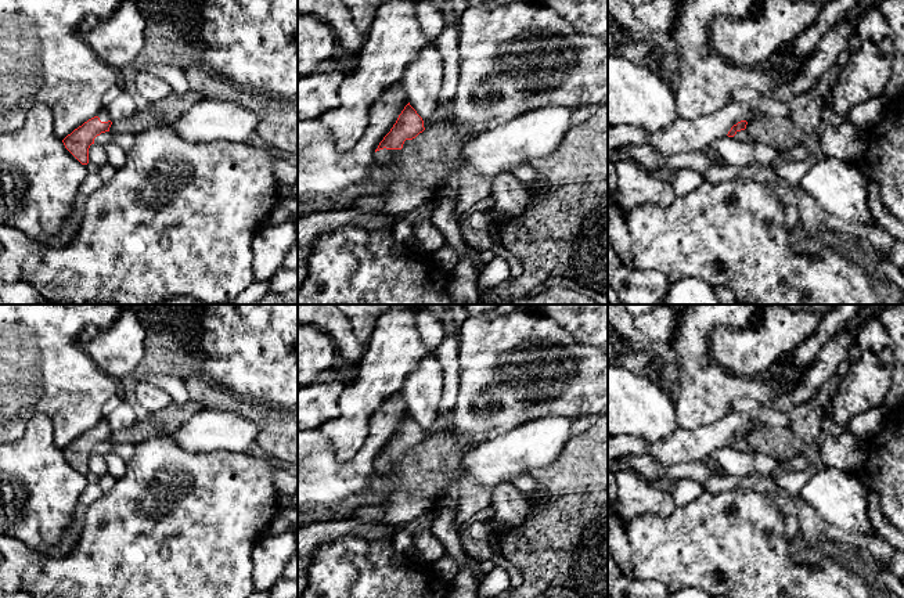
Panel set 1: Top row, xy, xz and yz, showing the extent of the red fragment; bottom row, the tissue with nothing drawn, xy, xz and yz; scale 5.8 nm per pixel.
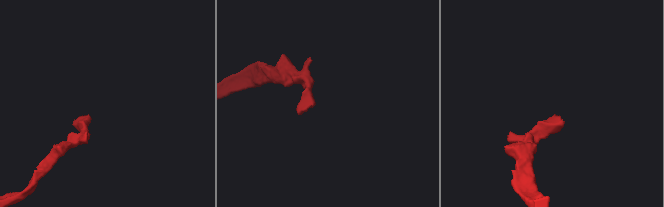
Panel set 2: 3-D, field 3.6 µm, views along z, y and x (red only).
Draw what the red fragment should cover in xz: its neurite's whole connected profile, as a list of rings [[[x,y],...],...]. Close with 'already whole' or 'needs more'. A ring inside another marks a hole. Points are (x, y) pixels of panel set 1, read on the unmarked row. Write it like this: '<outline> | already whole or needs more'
[[[408,413],[399,425],[390,442],[383,447],[375,460],[374,473],[379,476],[389,476],[395,466],[424,440],[425,437],[422,428]]] | needs more

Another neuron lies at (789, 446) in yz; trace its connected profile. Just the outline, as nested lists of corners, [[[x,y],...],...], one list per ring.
[[[770,426],[749,431],[746,443],[752,453],[767,451],[781,460],[806,454],[808,447],[788,426]]]

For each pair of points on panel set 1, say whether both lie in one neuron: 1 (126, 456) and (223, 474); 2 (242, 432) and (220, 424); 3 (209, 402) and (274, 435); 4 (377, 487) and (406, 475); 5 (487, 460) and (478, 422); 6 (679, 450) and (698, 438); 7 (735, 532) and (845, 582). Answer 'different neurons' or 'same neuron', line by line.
1: different neurons
2: same neuron
3: same neuron
4: same neuron
5: different neurons
6: same neuron
7: same neuron

